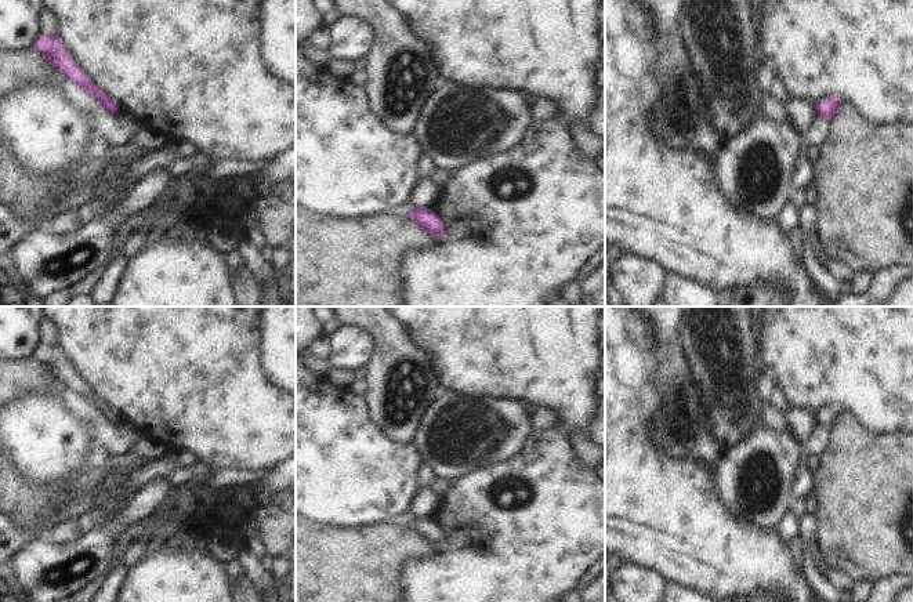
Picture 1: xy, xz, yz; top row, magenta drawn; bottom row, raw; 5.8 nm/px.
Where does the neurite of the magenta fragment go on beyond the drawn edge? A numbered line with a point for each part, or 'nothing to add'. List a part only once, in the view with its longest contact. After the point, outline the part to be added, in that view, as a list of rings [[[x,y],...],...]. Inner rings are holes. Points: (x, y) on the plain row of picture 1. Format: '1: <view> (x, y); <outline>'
nothing to add

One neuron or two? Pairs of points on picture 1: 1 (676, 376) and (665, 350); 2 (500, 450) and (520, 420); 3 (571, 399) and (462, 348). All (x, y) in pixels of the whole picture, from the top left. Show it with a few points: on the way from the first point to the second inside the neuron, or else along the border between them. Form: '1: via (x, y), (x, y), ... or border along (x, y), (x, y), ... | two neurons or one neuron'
1: border along (678, 341), (662, 358) | two neurons
2: via (500, 443), (500, 439), (513, 427) | one neuron
3: via (543, 372), (520, 348), (489, 348) | one neuron

